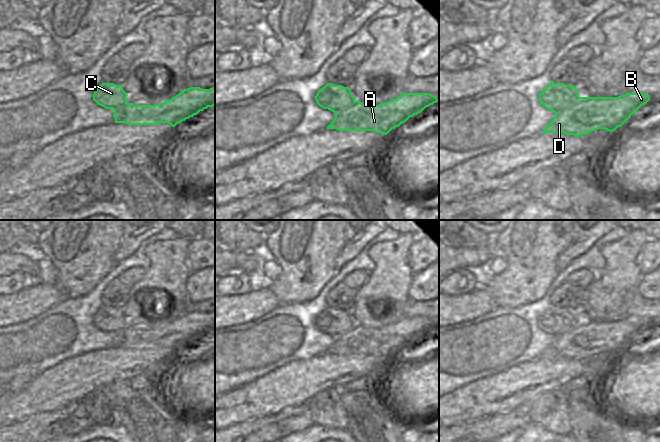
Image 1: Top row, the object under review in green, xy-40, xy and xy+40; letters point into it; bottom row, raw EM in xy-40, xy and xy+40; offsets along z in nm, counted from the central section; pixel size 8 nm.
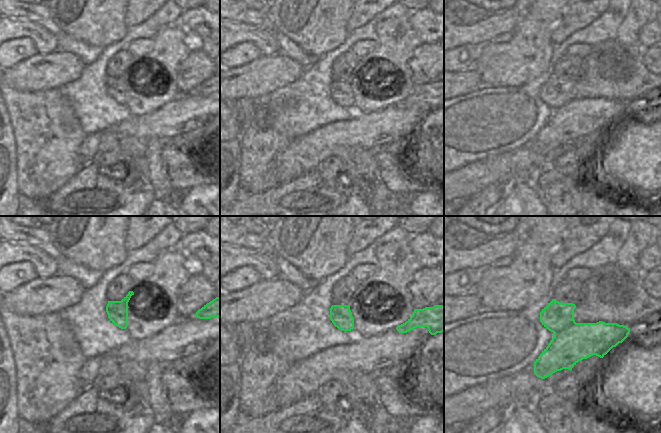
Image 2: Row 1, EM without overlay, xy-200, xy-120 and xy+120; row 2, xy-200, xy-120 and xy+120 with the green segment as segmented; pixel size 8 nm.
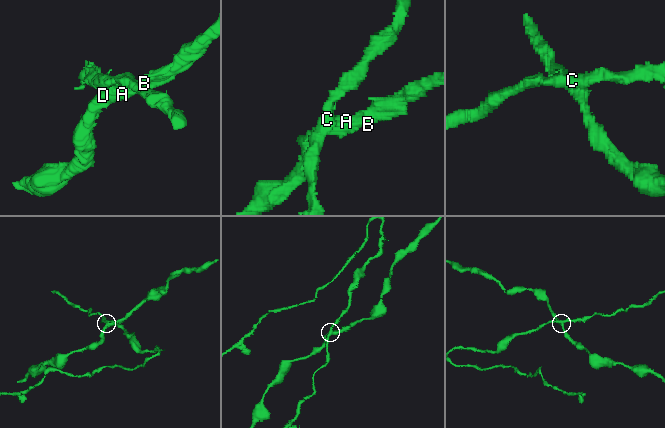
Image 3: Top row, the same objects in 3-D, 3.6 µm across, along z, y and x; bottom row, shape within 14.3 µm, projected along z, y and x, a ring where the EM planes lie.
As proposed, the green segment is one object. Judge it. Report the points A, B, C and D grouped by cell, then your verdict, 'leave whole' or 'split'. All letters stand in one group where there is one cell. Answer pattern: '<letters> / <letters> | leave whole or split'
A B D / C | split

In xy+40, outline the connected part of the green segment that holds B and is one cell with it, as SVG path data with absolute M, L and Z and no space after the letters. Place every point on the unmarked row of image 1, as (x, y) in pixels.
M629 316L618 321L579 321L574 329L555 337L542 357L581 361L598 353L612 356L649 324L646 317Z

